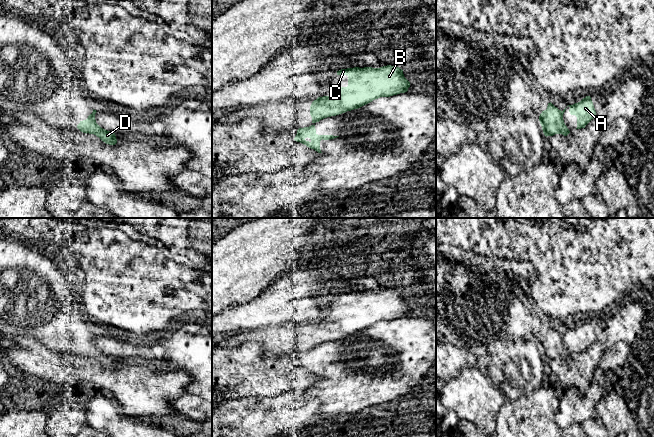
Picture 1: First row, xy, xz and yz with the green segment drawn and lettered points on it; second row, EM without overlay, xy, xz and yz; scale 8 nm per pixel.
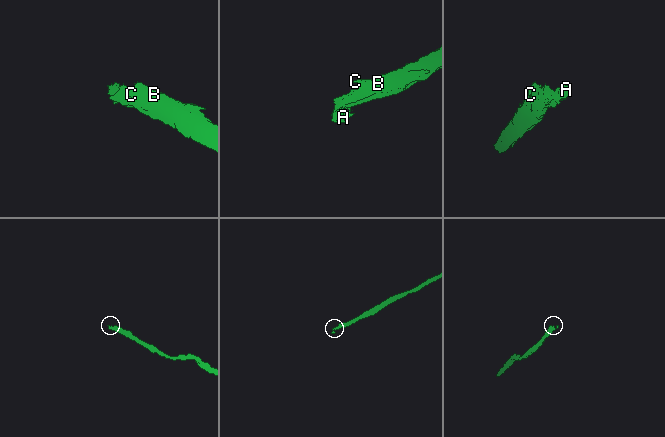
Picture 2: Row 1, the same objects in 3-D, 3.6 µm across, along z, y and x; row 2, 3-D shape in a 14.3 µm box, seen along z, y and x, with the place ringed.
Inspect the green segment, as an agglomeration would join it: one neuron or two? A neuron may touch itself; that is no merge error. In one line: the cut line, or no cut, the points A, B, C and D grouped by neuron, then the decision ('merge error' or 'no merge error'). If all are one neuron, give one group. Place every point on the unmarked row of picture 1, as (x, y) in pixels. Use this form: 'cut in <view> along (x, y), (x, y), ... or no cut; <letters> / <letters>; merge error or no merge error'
cut in yz along (561, 335), (563, 337); A / B C D; merge error

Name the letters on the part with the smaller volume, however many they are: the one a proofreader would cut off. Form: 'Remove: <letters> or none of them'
Remove: A

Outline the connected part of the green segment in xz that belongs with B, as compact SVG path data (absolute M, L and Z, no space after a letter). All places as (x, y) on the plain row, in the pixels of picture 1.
M397 290L341 293L337 299L348 300L347 311L336 311L329 320L318 321L310 330L312 347L358 333L380 321L405 317L410 306Z

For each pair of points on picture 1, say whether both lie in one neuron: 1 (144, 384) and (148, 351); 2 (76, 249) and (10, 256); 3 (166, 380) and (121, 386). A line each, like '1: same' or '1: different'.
1: different
2: different
3: same

